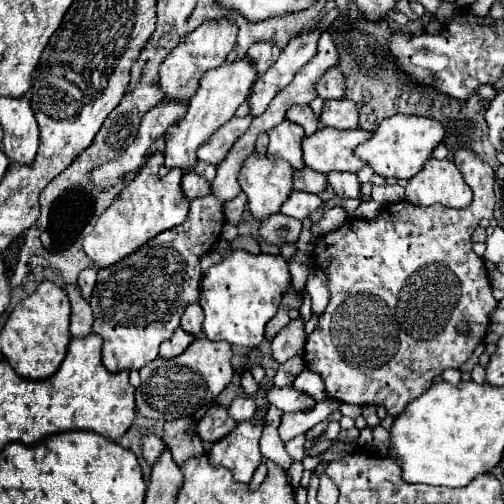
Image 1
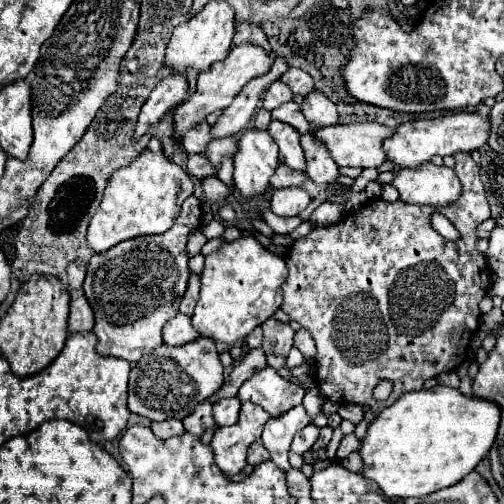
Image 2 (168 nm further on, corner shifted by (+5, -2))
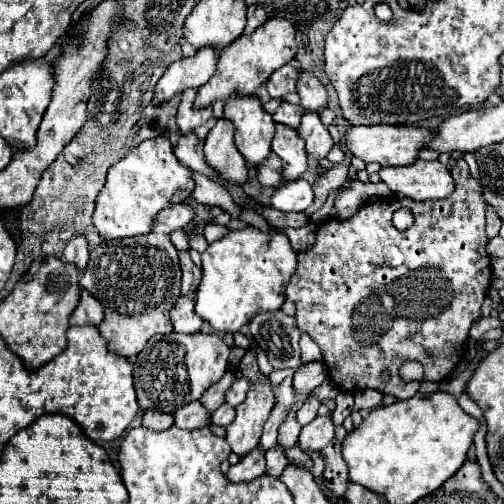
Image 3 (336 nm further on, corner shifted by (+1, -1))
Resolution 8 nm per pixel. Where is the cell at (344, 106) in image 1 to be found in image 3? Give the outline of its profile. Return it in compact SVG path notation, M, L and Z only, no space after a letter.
M300 72L298 74L298 80L296 80L296 92L300 96L300 104L302 108L306 110L314 110L314 112L320 112L324 106L326 106L326 90L324 86L318 82L318 78L310 72Z

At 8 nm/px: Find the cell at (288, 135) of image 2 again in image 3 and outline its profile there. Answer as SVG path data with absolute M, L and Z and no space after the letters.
M276 124L276 134L272 140L272 152L282 160L282 178L284 182L296 180L306 170L306 150L304 140L296 134L294 128Z

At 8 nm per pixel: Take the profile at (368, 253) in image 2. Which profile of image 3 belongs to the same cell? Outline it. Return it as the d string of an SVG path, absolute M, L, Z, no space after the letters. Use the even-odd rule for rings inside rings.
M464 158L458 160L458 164L452 168L452 178L456 182L456 188L450 196L440 198L440 200L428 200L428 202L412 202L408 198L404 200L374 200L364 204L352 218L348 220L338 220L338 218L330 218L326 220L318 232L316 232L316 244L308 250L308 252L300 252L298 254L298 268L296 274L292 276L288 288L286 288L286 298L290 298L296 304L296 320L302 332L306 332L322 350L322 360L328 366L328 376L344 390L344 392L358 392L358 390L366 390L366 388L374 388L380 390L382 394L394 394L398 400L406 400L412 398L418 392L420 382L404 382L398 376L398 368L402 366L402 362L406 360L418 360L424 366L424 378L428 382L440 382L444 380L454 366L460 362L462 352L464 352L464 342L468 340L468 332L470 326L480 318L480 306L486 298L486 290L490 288L490 280L492 280L492 268L490 268L490 256L486 252L486 242L488 236L484 232L484 214L486 214L486 204L482 200L482 186L478 184L478 180L474 180L468 172L468 164L464 162ZM398 208L410 208L414 214L414 224L410 228L406 228L404 232L396 230L396 226L392 224L392 214ZM382 370L390 370L390 380L382 380Z

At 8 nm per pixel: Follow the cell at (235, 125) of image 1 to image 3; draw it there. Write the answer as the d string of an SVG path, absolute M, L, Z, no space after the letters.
M188 88L182 92L182 102L178 106L178 116L176 116L178 128L182 130L182 134L192 132L196 126L202 126L212 118L212 106L194 110L194 98L196 98L196 90Z

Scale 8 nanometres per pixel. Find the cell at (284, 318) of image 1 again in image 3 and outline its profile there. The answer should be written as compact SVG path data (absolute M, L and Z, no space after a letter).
M248 350L246 356L242 358L240 372L242 372L242 376L250 382L250 390L248 390L248 394L246 394L246 400L244 400L240 406L236 406L236 418L234 418L234 422L226 426L226 432L228 432L228 434L226 434L226 442L230 444L232 452L242 458L244 454L248 454L250 450L254 450L254 448L258 446L260 430L262 430L264 422L268 420L268 414L270 414L272 406L274 406L274 394L272 394L272 388L270 388L268 378L260 372L258 362L256 362L256 356L254 356L252 350Z

